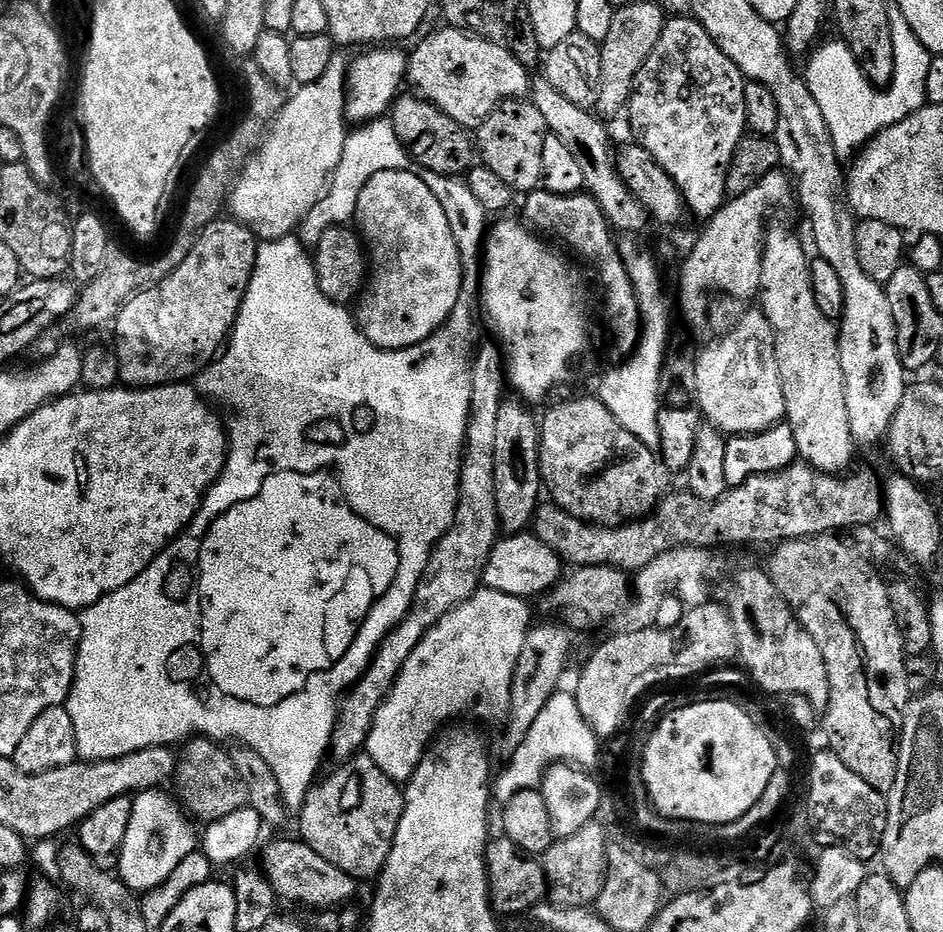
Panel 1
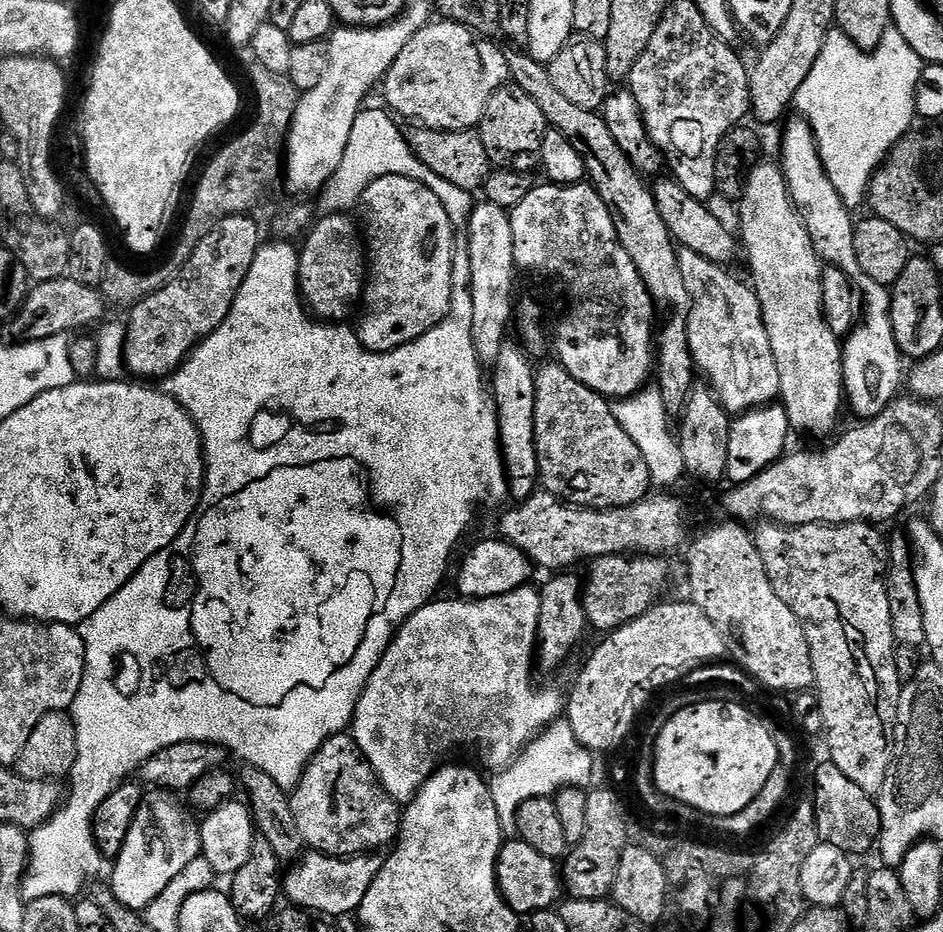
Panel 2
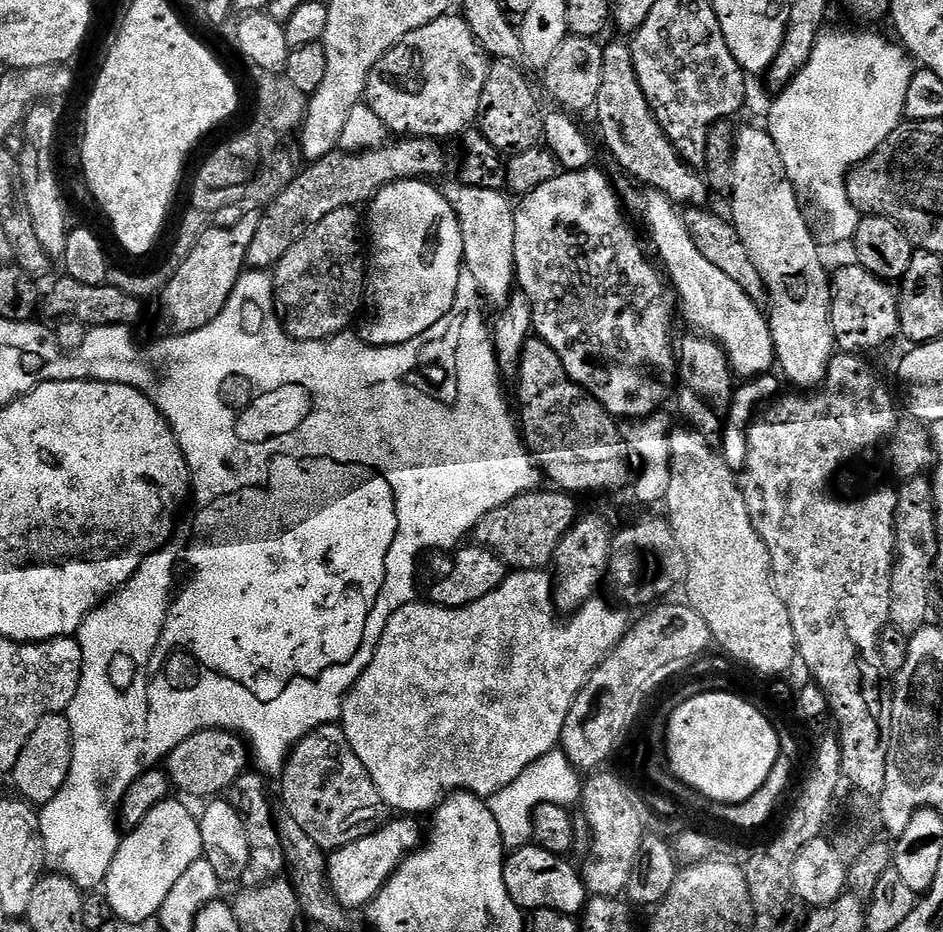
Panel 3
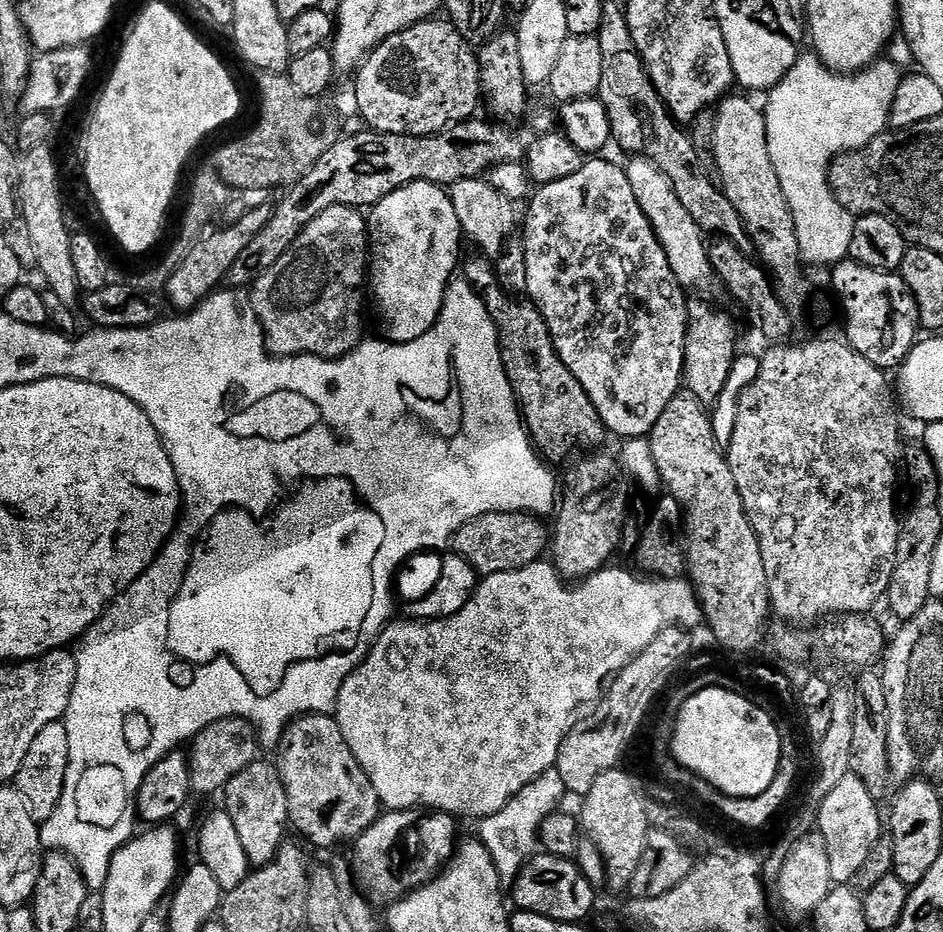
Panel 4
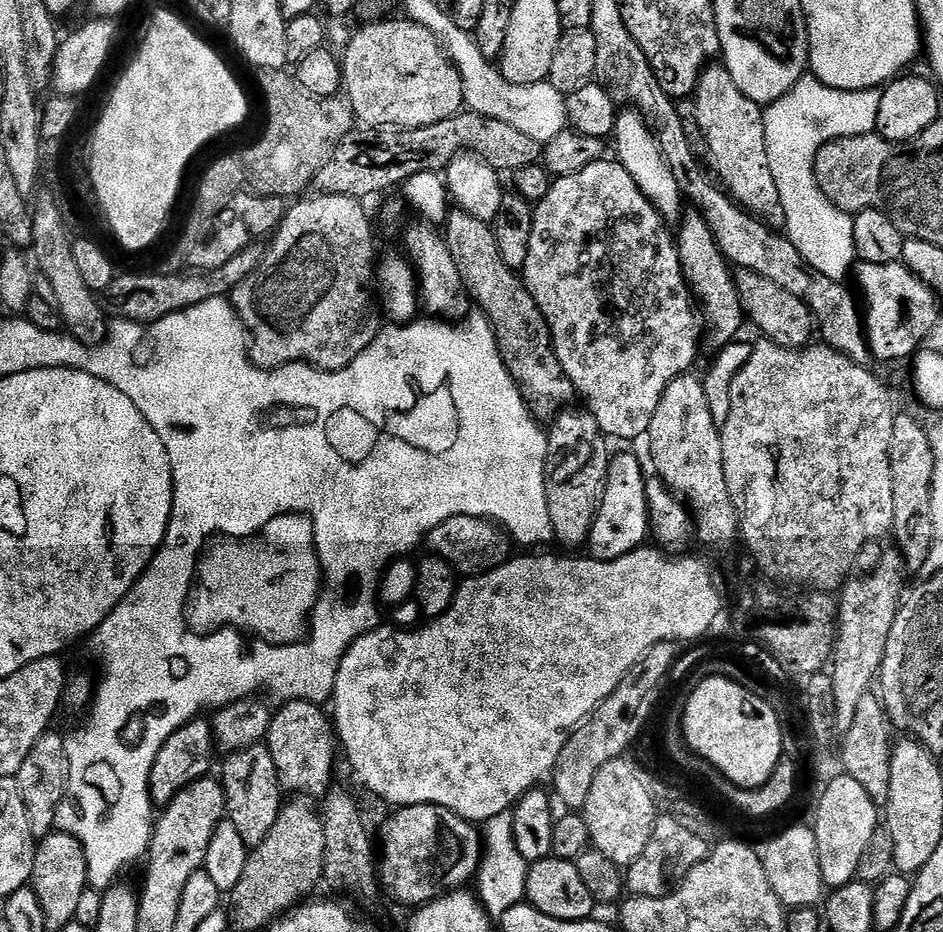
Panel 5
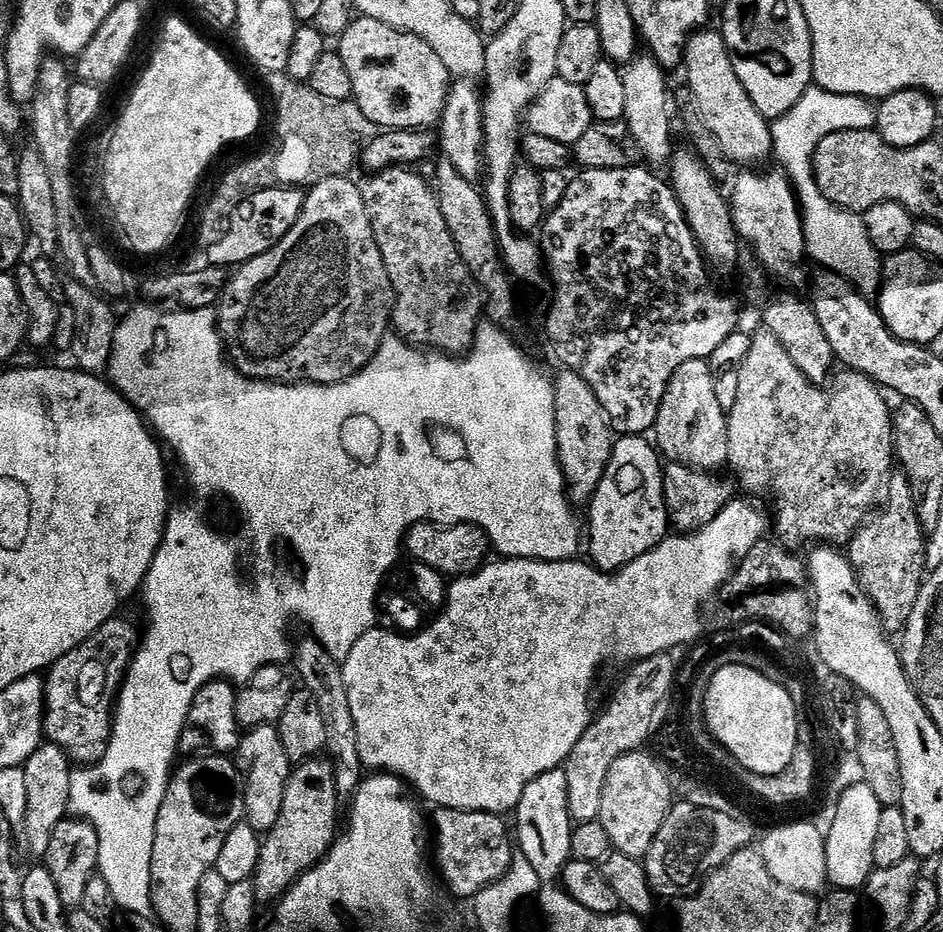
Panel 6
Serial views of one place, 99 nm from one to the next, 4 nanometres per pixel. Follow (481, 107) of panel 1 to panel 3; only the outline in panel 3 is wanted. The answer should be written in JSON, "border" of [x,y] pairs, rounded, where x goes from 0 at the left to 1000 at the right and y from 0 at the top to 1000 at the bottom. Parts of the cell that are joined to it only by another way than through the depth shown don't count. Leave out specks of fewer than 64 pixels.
{"border":[[[483,15],[467,17],[452,28],[431,36],[392,75],[386,93],[385,106],[401,124],[413,143],[421,142],[424,148],[472,148],[487,147],[506,132],[509,122],[509,106],[520,72],[519,61],[506,47],[499,28]]]}

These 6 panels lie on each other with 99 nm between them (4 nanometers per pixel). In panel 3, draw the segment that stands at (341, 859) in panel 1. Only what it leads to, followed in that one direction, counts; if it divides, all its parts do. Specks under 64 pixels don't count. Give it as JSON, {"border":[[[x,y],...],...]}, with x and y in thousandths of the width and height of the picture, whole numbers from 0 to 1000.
{"border":[[[359,776],[334,781],[332,785],[321,790],[310,804],[305,818],[301,821],[299,836],[301,838],[297,841],[297,850],[301,853],[300,870],[312,882],[316,882],[320,891],[343,912],[355,912],[384,900],[413,879],[413,868],[397,843],[388,822],[384,822],[384,818],[375,809]]]}

